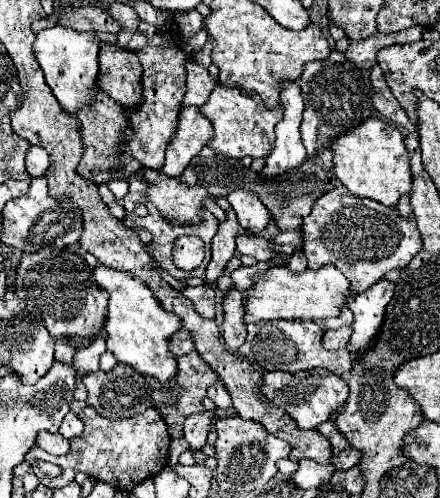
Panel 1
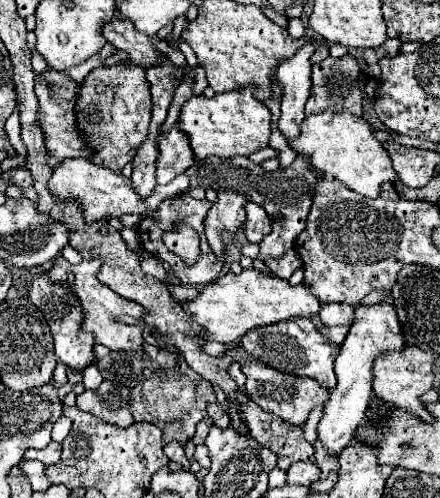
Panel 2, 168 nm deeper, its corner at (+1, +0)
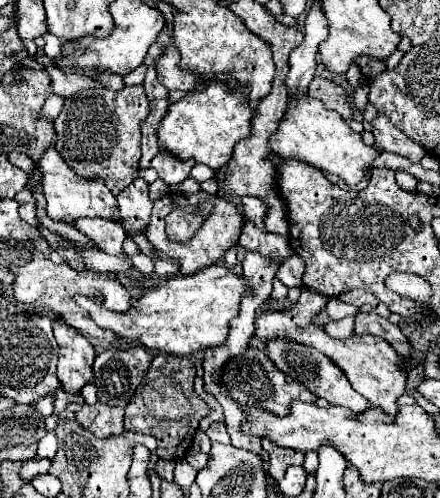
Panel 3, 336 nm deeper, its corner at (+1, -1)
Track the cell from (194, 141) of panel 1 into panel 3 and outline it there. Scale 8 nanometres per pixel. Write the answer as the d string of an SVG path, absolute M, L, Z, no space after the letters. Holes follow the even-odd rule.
M159 151L157 157L153 157L151 167L159 173L159 179L163 179L167 185L177 185L189 177L193 163L177 161L177 157L169 157L169 153Z

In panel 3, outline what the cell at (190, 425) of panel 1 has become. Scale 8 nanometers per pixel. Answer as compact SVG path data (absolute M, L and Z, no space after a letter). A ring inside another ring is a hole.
M157 461L155 465L155 471L159 473L159 477L167 481L173 481L173 469L175 469L175 461Z

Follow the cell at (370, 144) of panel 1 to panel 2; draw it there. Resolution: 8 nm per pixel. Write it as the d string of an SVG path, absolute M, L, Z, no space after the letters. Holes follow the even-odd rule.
M317 112L305 116L301 122L301 132L297 138L289 140L289 148L295 154L307 156L313 168L323 170L329 178L337 178L345 182L351 190L375 198L379 194L379 186L389 180L395 182L397 174L393 172L389 154L385 152L383 144L375 140L369 122L351 112Z

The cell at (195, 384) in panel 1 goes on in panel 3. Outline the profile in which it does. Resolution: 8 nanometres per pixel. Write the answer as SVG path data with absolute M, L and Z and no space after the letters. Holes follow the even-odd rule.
M157 353L149 373L143 377L133 399L125 407L125 429L149 433L157 439L157 457L177 461L187 455L199 421L211 413L211 407L193 389L195 365L187 357L169 357Z

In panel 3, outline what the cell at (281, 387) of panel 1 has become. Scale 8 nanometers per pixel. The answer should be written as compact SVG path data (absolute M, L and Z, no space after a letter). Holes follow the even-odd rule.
M249 347L241 357L229 361L229 365L225 367L225 377L223 383L227 385L231 397L247 407L257 407L257 409L265 409L273 415L289 415L291 409L291 401L301 399L305 403L315 403L317 397L299 381L293 381L289 375L285 375L283 371L279 371L273 361L265 355L265 351L257 349L257 347Z

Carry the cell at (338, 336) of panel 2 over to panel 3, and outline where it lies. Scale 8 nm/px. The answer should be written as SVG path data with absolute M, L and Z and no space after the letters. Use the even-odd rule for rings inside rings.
M345 317L341 321L329 321L323 329L335 339L347 339L353 335L353 317Z

